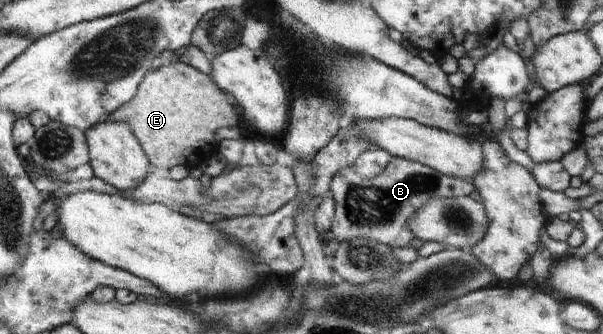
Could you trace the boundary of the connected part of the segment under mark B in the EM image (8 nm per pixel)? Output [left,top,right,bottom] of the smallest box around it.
[324,157,476,246]

